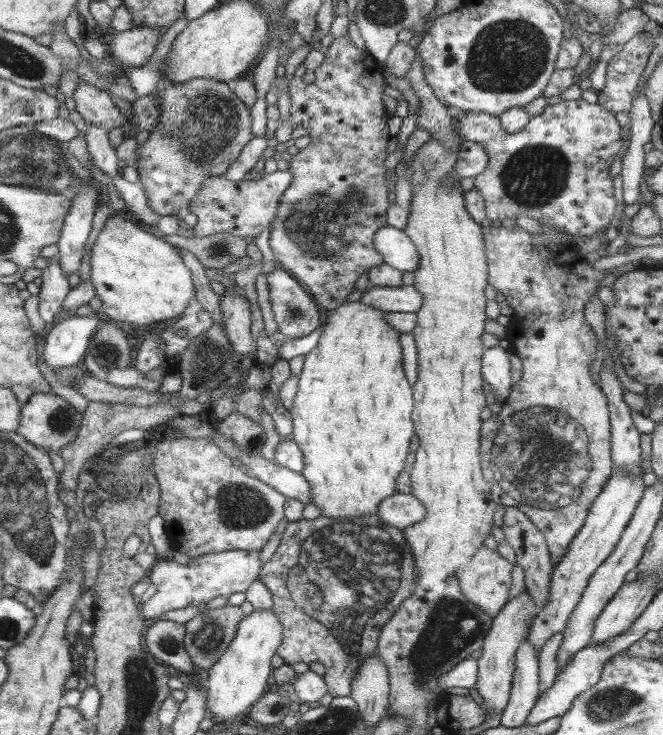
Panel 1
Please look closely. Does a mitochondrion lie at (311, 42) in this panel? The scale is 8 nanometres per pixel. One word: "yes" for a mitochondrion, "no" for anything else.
no

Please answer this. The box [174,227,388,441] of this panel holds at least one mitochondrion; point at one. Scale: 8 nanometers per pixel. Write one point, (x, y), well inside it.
(209, 360)

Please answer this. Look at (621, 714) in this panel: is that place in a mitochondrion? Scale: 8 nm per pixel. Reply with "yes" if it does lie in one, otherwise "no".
yes

